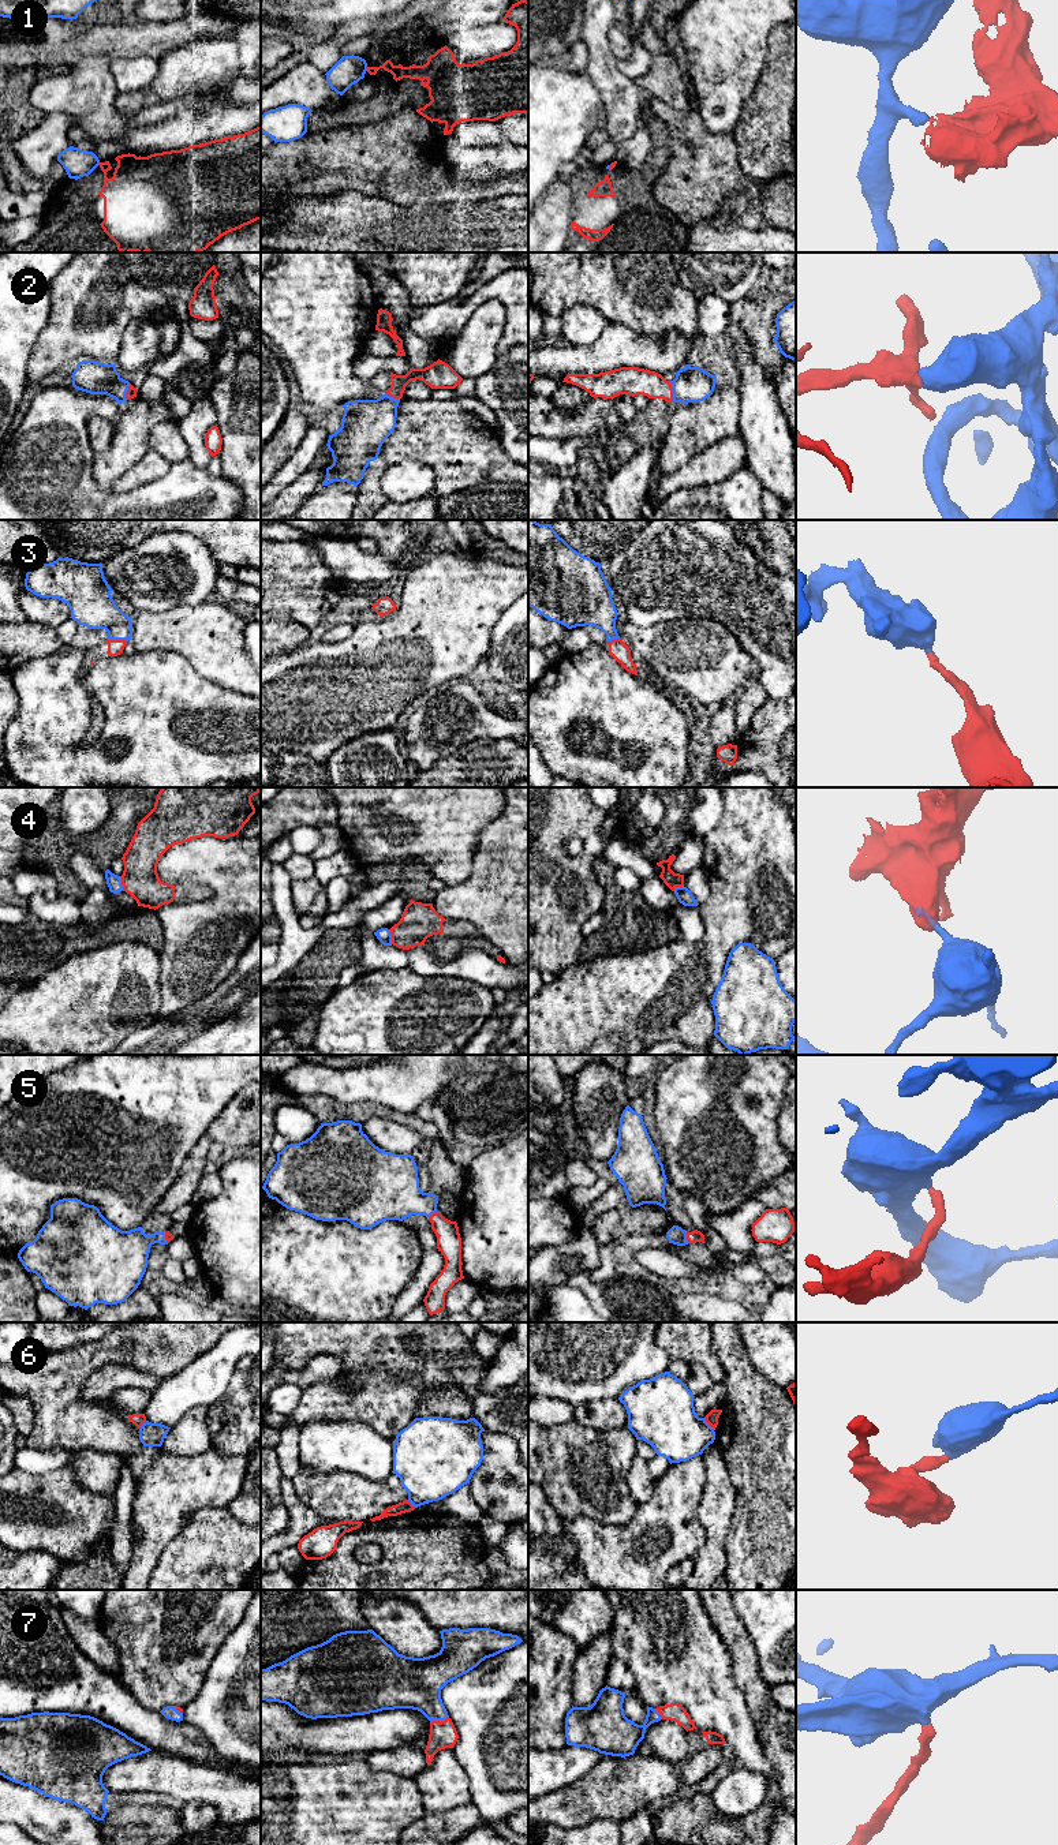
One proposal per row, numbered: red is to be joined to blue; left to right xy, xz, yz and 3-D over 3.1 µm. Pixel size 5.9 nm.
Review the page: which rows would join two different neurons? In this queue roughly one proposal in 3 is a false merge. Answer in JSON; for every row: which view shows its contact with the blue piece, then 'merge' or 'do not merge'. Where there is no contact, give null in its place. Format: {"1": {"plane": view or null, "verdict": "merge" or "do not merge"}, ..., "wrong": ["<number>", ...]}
{"1": {"plane": "xz", "verdict": "do not merge"}, "2": {"plane": "yz", "verdict": "merge"}, "3": {"plane": "xy", "verdict": "merge"}, "4": {"plane": "xy", "verdict": "do not merge"}, "5": {"plane": "yz", "verdict": "merge"}, "6": {"plane": "yz", "verdict": "do not merge"}, "7": {"plane": "xz", "verdict": "merge"}, "wrong": ["1", "4", "6"]}

